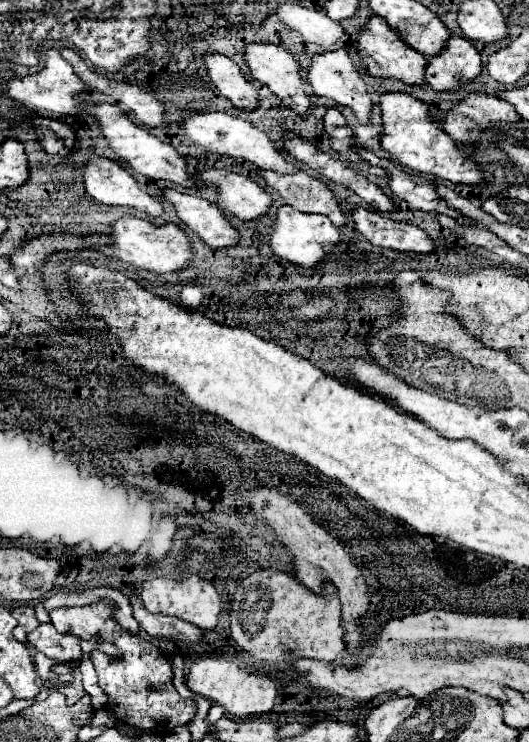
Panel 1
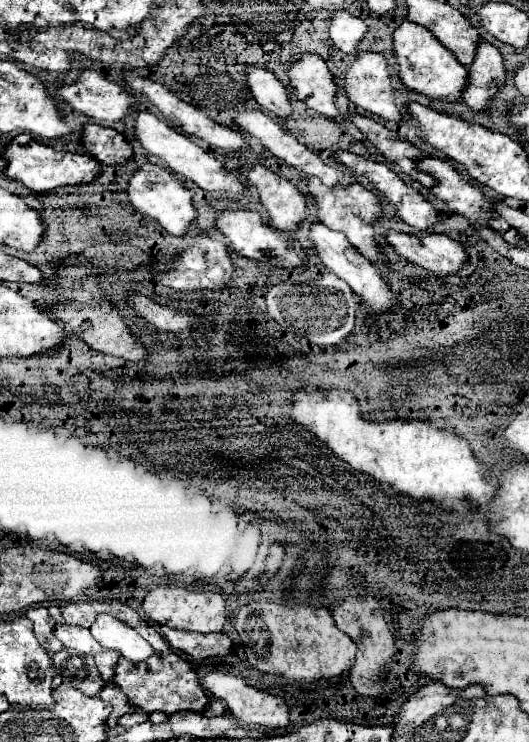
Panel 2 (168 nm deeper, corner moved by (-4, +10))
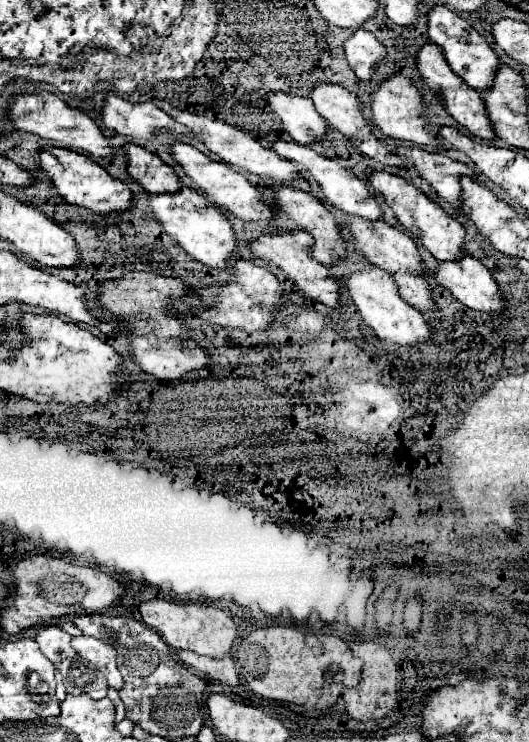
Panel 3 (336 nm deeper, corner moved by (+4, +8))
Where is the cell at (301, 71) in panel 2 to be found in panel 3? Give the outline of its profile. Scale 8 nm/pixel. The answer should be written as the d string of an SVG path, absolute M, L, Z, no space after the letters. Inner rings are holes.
M317 82L311 88L309 98L327 124L339 130L347 140L355 140L359 150L369 150L371 146L371 156L377 152L387 152L387 148L383 148L383 144L371 134L371 128L361 114L361 102L355 94L337 84Z

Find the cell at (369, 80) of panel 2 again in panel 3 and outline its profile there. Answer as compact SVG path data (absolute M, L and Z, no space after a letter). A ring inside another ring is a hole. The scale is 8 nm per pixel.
M391 74L387 78L383 78L375 90L369 94L371 100L371 122L381 128L383 134L391 136L391 138L399 138L399 140L411 140L417 146L435 146L439 148L439 140L435 136L435 132L427 130L427 122L425 122L425 108L421 104L421 94L419 90L411 84L409 78L401 76L401 74Z

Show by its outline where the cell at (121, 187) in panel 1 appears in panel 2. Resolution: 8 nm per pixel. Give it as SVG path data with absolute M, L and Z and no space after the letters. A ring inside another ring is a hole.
M145 164L133 174L133 178L129 182L127 198L133 208L155 218L173 236L185 236L189 226L197 218L197 210L193 206L193 198L191 198L189 190L185 188L185 182L181 178L177 178L169 168L163 168L157 164Z

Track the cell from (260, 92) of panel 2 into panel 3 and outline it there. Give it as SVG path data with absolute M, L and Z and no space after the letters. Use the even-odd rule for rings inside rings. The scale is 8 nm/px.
M273 92L271 96L265 96L265 102L281 118L285 132L295 142L311 144L323 138L327 122L315 112L311 98L297 98L285 92Z

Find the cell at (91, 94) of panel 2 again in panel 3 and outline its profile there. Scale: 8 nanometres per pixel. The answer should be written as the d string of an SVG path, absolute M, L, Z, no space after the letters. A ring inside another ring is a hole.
M105 92L105 104L101 108L101 120L107 128L129 136L131 140L151 138L151 134L157 128L171 128L177 132L185 132L191 136L191 132L179 124L175 124L175 118L171 118L167 112L157 108L151 100L133 104L125 98L117 96L115 92Z

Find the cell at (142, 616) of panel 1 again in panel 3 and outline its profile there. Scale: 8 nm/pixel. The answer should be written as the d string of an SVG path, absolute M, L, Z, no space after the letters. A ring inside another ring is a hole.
M175 650L179 660L199 672L203 672L209 680L219 680L231 686L239 684L239 674L235 672L235 664L231 656L223 658L203 658L199 654L191 654L191 650Z

